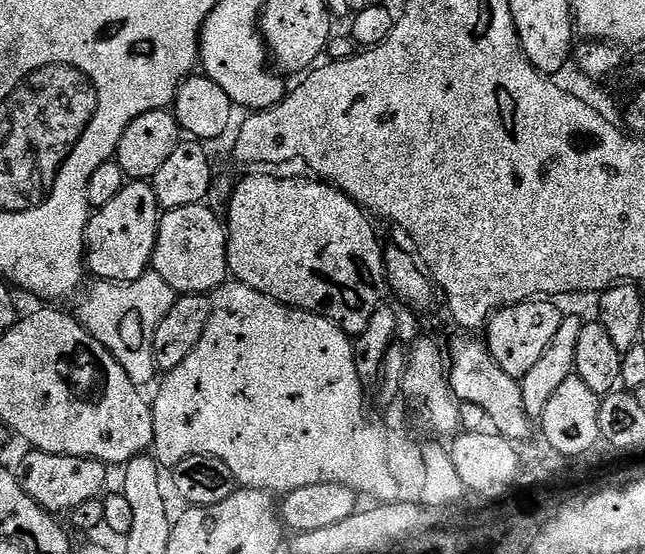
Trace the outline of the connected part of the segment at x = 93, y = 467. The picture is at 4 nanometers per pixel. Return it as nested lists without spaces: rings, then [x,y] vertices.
[[[28,450],[21,458],[20,465],[15,465],[14,471],[22,490],[26,490],[26,494],[30,494],[38,506],[53,514],[71,514],[74,506],[95,500],[105,491],[103,488],[108,484],[110,468],[93,456],[67,456]]]

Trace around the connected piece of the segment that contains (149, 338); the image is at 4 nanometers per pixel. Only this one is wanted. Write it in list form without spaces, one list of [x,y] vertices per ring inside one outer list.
[[[151,270],[134,282],[119,284],[113,280],[96,280],[93,285],[88,293],[83,293],[84,301],[78,311],[81,326],[110,350],[137,386],[145,386],[152,379],[155,381],[158,369],[154,362],[154,334],[158,334],[158,326],[162,326],[162,318],[170,314],[177,292]]]

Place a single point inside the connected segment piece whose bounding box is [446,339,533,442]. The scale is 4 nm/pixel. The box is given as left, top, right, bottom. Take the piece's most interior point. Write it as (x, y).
(474, 375)

